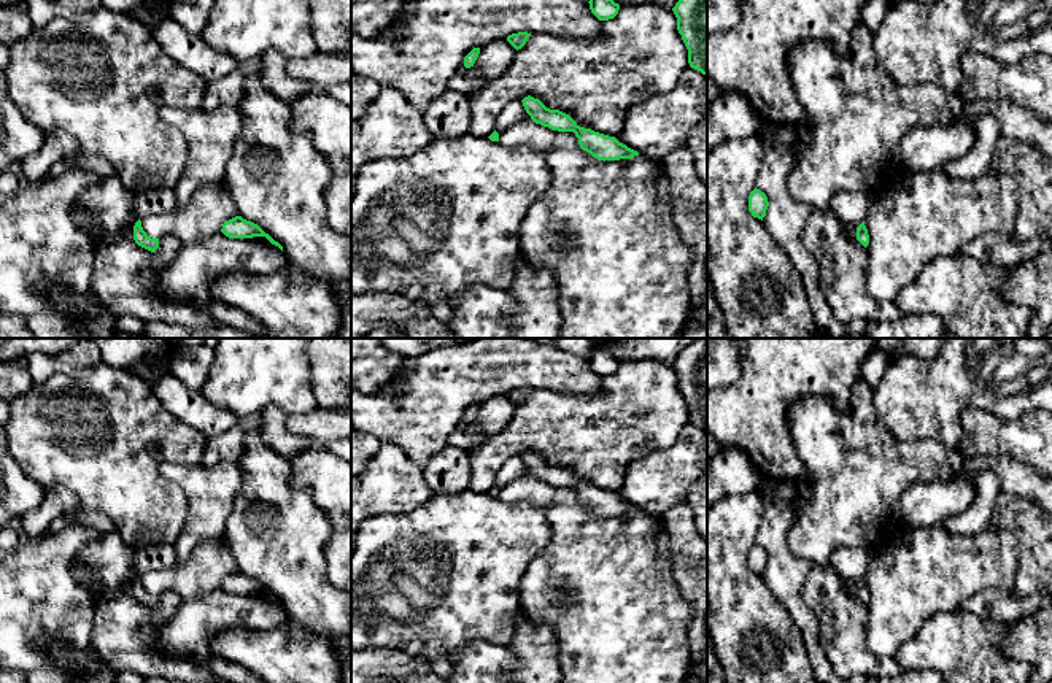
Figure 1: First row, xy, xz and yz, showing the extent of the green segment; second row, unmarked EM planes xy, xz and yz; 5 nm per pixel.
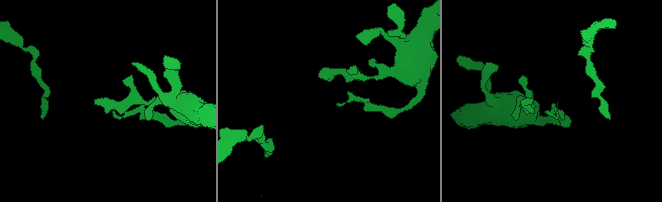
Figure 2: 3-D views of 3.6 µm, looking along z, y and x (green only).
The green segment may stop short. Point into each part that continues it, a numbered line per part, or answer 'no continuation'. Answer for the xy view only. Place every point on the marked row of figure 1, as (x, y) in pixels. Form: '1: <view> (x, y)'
no continuation

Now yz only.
1: yz (850, 207)

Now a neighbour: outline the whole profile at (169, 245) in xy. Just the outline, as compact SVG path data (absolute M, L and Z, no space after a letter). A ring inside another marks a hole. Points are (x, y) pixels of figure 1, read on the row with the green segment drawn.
M173 235L161 237L159 248L153 253L154 254L153 265L156 268L167 265L176 256L181 246L183 246L181 240Z

